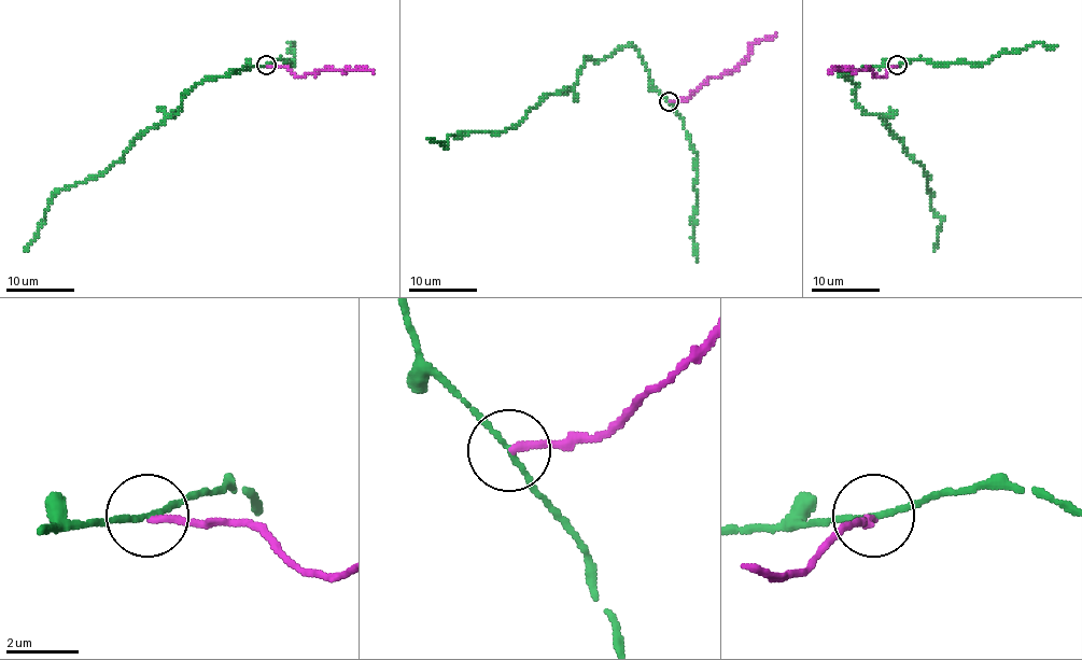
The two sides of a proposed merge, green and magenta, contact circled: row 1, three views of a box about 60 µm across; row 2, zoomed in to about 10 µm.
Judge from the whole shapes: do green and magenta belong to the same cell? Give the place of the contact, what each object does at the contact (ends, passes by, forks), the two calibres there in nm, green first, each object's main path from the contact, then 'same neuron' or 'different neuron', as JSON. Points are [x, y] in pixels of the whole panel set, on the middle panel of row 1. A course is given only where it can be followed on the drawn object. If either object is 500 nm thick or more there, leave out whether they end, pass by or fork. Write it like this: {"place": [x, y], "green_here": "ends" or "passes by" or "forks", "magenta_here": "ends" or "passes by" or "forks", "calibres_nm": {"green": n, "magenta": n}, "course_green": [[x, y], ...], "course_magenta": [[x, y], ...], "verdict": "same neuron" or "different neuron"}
{"place": [669, 101], "green_here": "passes by", "magenta_here": "ends", "calibres_nm": {"green": 120, "magenta": 200}, "course_green": [[669, 101], [642, 56], [621, 45], [585, 59], [578, 80], [502, 132], [459, 132], [445, 144], [426, 138]], "course_magenta": [[669, 101], [688, 98], [710, 78], [733, 71], [747, 57], [755, 44], [776, 33]], "verdict": "different neuron"}

